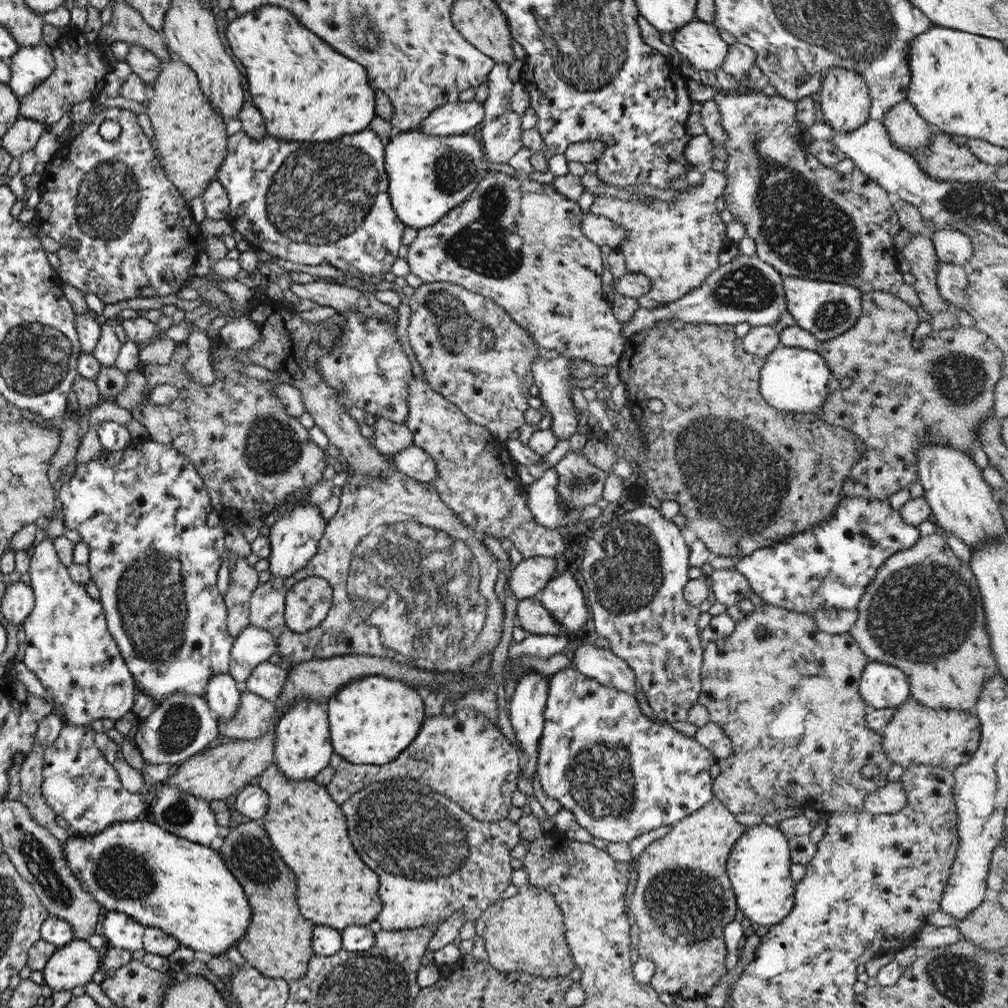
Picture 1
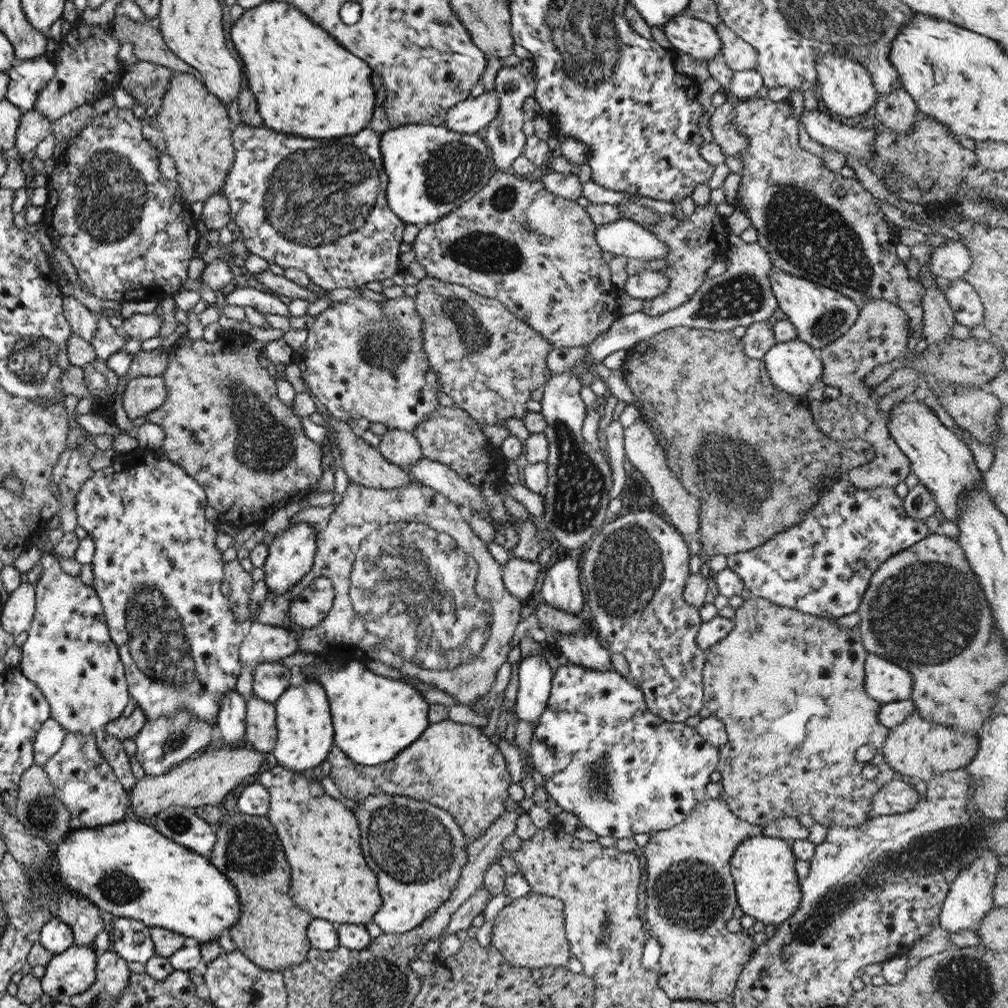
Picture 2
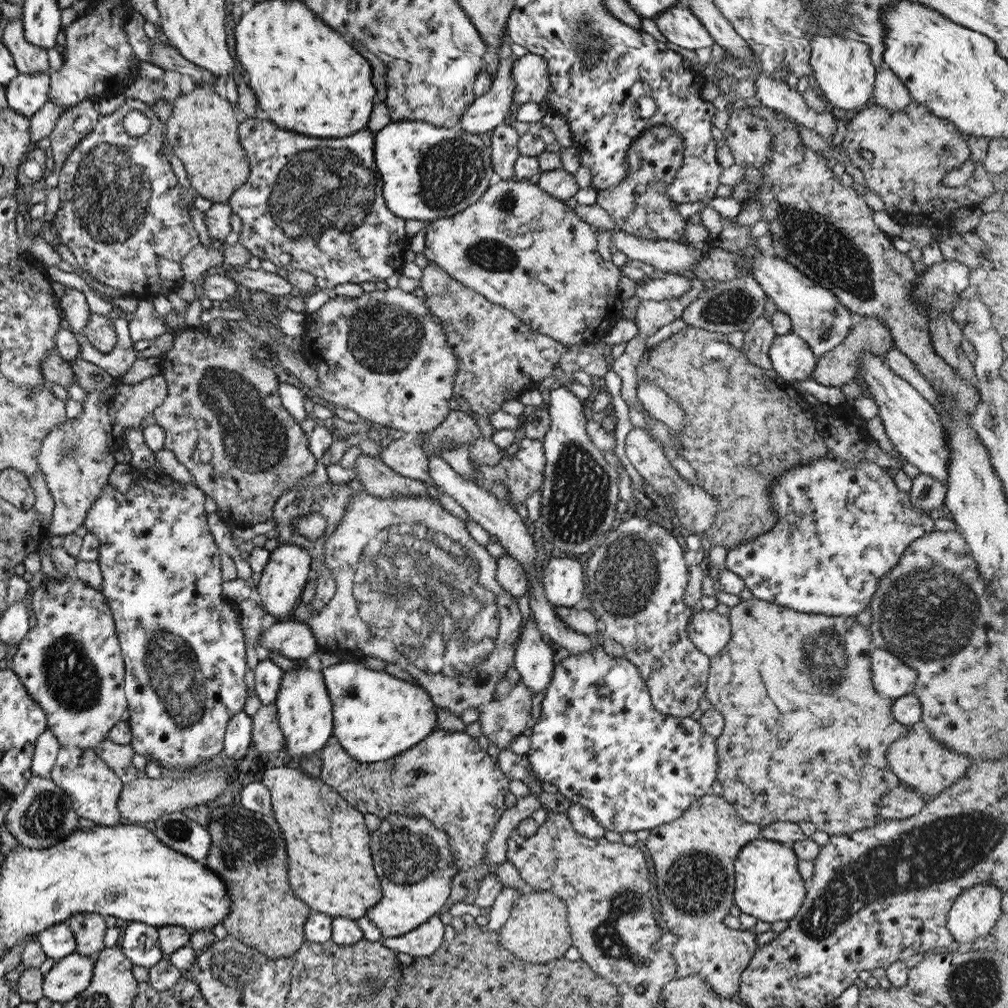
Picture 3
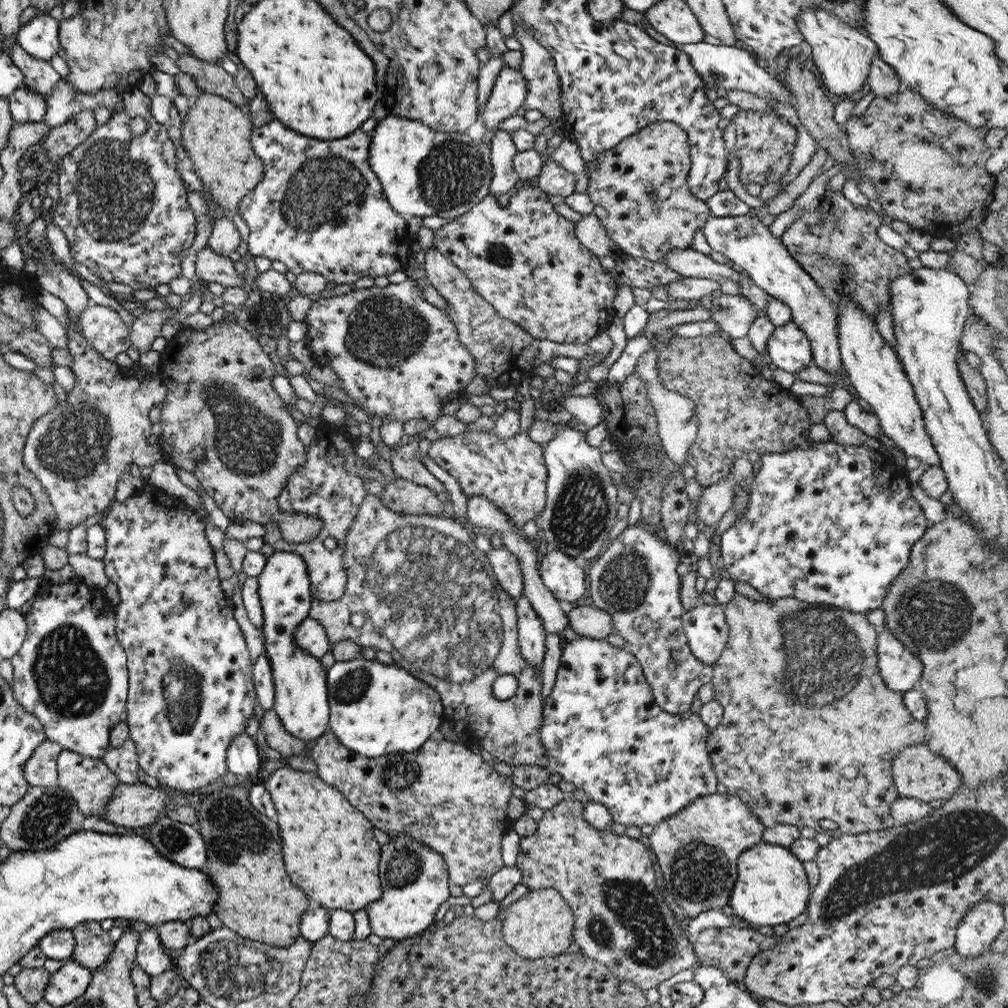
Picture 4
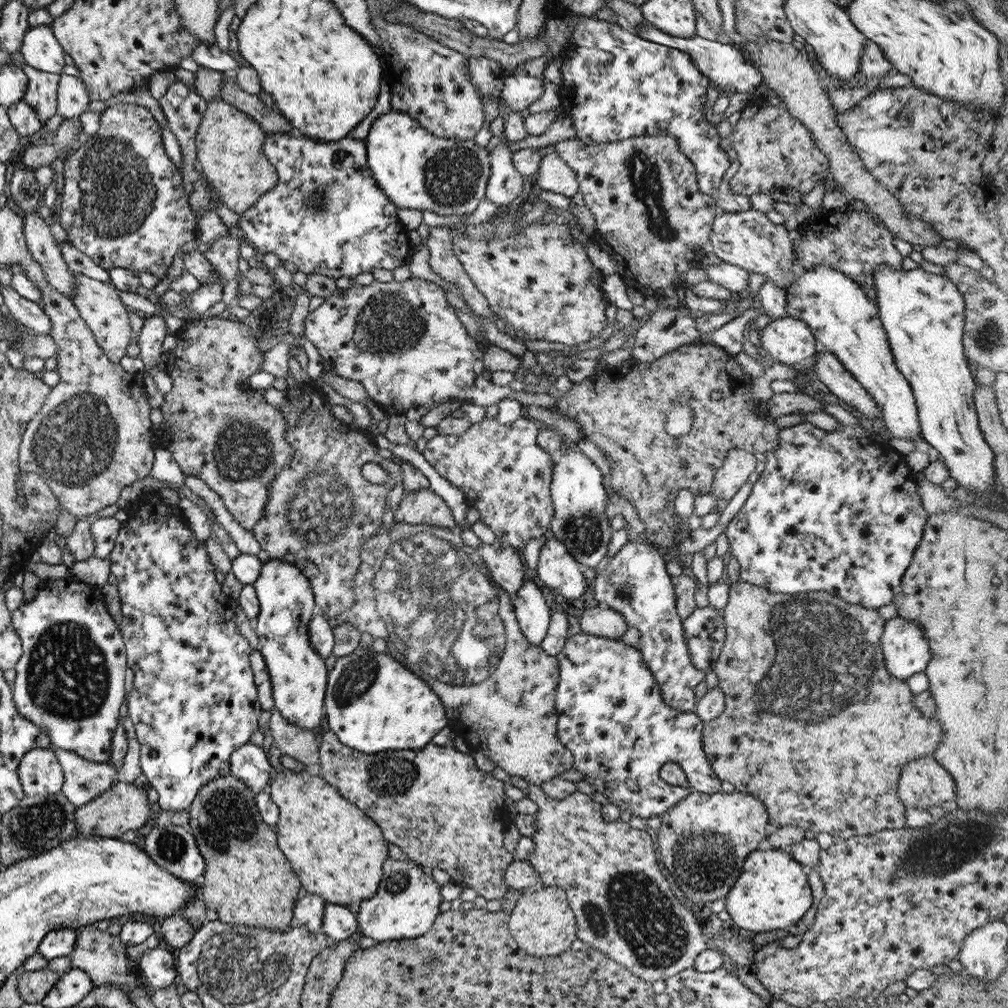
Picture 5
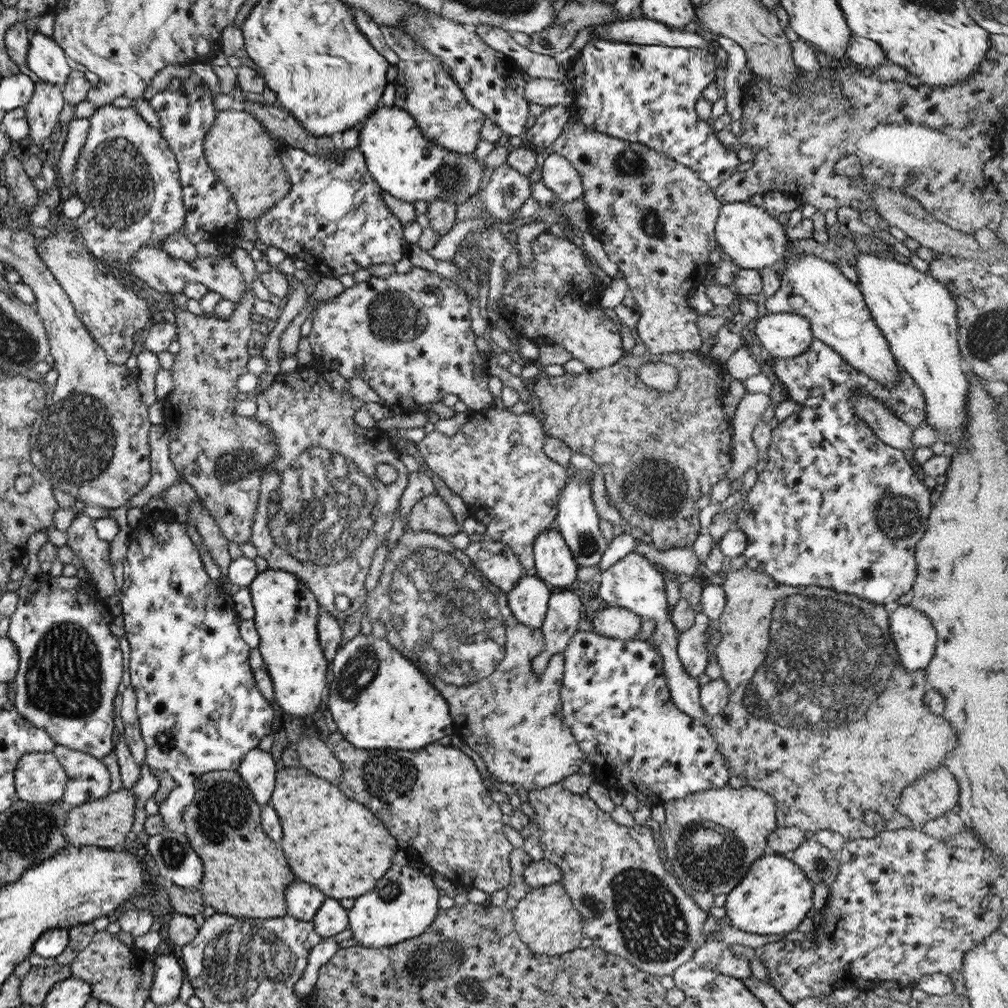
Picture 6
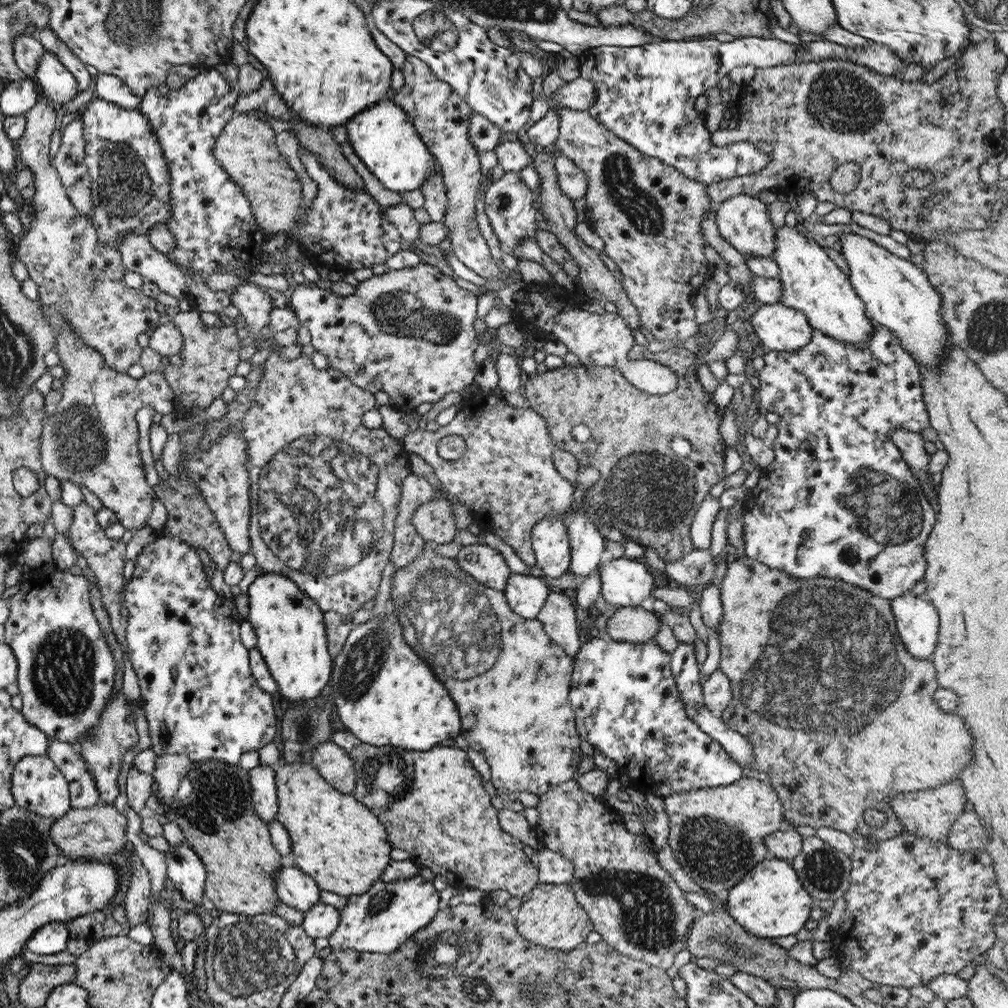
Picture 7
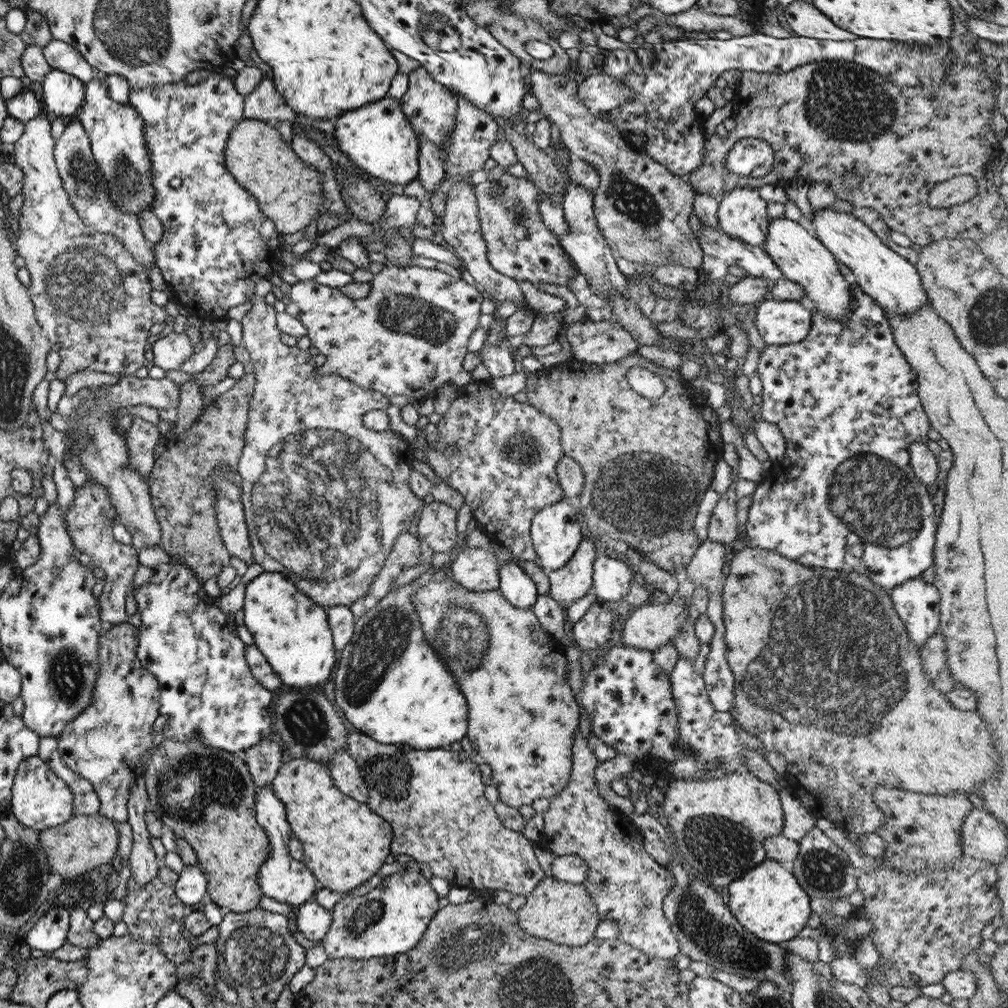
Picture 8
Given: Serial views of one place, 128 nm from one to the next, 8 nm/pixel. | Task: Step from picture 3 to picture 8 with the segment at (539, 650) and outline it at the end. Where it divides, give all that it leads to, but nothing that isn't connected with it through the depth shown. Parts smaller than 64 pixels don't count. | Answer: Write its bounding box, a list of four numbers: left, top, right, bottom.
[498,560,537,610]

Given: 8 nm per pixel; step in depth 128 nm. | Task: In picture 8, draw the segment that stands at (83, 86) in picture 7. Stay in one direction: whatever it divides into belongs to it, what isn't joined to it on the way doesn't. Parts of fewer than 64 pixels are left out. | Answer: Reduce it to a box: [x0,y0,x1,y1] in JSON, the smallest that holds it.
[42,38,95,84]

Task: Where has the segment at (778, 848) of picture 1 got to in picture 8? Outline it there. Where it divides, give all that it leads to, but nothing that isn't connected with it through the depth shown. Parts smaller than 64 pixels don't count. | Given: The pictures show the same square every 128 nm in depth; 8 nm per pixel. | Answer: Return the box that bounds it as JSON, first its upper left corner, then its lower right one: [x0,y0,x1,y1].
[723,858,812,944]

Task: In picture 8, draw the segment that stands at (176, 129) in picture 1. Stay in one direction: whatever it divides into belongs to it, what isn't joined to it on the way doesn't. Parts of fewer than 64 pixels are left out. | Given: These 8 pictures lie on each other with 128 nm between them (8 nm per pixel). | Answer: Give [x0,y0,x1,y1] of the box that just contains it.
[223,119,322,235]

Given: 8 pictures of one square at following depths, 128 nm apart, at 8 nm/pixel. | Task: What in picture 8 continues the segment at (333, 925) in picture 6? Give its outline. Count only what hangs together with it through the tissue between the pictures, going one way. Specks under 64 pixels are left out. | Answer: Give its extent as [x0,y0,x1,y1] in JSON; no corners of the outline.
[296,900,331,943]

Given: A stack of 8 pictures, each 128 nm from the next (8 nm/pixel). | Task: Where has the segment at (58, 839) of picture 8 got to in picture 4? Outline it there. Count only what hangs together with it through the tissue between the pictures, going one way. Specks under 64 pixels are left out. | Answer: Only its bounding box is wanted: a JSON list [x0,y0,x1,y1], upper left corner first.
[99,781,170,830]

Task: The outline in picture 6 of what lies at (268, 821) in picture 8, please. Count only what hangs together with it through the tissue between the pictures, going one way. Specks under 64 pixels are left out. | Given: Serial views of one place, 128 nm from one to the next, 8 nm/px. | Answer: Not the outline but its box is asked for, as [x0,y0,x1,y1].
[236,748,326,921]

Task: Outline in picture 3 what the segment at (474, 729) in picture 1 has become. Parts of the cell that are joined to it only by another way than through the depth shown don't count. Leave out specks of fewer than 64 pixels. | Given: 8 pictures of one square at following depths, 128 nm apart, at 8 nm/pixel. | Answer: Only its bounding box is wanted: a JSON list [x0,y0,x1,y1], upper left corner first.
[318,728,510,872]

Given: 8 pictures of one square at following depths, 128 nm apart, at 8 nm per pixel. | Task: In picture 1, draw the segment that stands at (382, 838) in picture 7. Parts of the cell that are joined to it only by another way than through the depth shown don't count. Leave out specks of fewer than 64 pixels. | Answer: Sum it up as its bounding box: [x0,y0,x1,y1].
[254,763,382,931]

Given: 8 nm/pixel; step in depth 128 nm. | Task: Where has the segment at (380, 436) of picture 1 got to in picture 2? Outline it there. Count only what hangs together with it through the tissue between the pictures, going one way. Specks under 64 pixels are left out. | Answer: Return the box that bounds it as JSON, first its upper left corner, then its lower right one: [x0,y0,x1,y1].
[377,429,422,470]

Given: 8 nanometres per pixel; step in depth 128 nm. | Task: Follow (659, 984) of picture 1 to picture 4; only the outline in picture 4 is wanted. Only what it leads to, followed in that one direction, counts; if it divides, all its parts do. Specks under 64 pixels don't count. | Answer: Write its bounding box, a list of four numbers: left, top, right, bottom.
[647,793,780,984]

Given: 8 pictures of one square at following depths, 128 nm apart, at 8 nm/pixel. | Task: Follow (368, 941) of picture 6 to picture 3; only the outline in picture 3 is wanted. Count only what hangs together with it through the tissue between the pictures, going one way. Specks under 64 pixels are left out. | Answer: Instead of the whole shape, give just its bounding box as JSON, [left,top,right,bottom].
[365,814,455,938]

